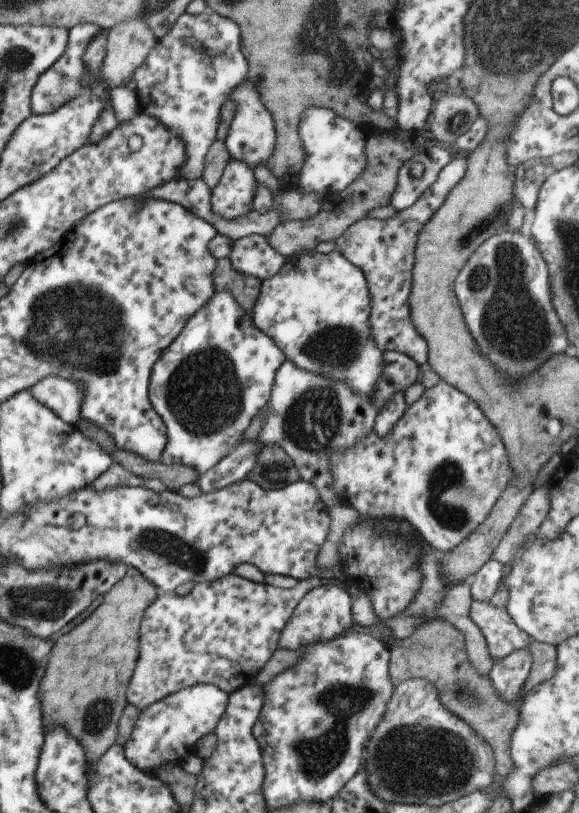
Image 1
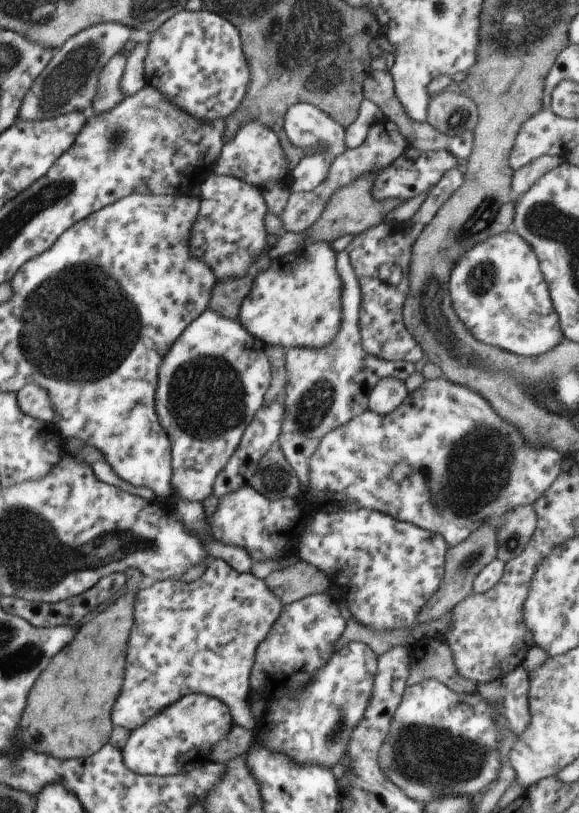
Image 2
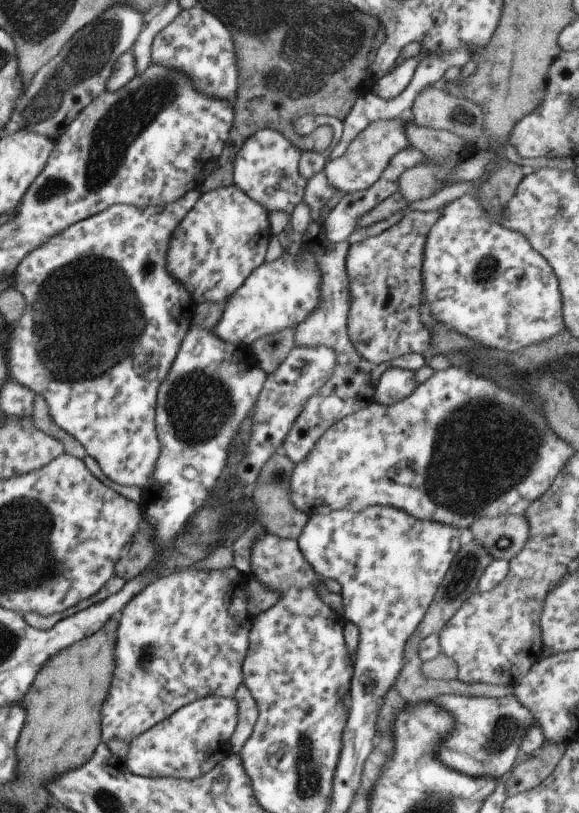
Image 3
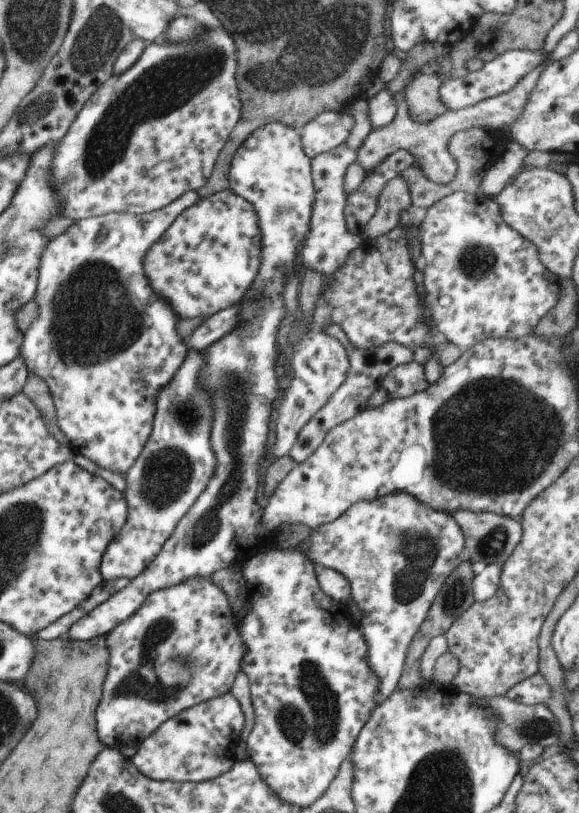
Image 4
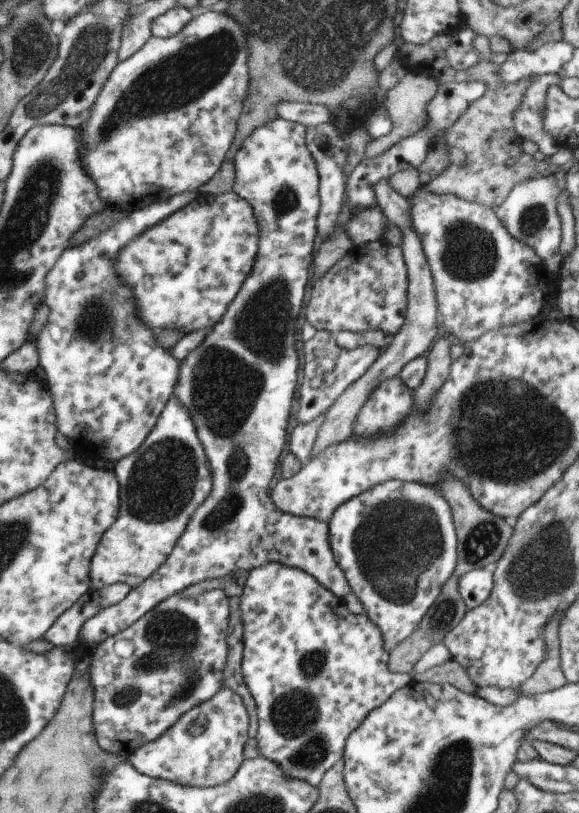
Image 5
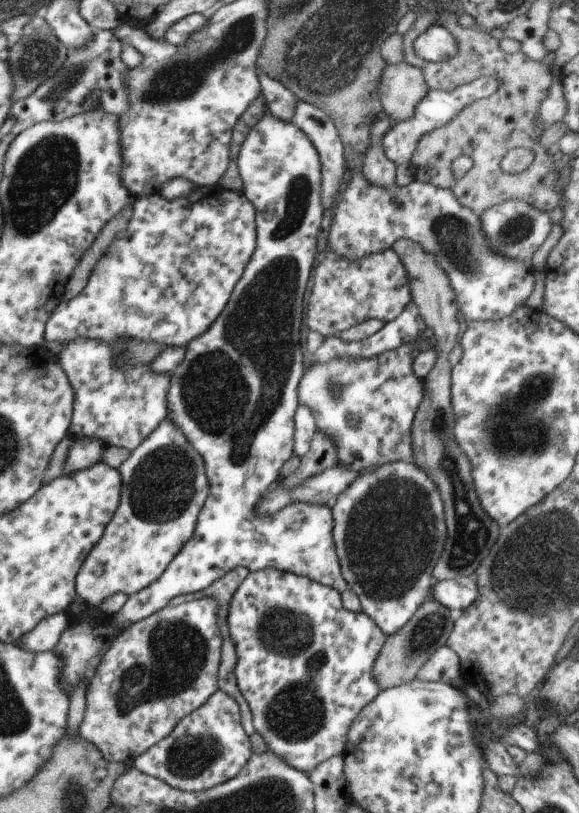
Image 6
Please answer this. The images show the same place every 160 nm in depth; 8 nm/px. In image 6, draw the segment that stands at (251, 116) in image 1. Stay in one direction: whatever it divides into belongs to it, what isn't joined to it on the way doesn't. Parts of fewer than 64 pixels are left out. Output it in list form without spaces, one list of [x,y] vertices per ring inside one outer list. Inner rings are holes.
[[[269,110],[265,111],[261,118],[251,127],[251,130],[245,135],[241,143],[238,157],[236,158],[238,173],[242,180],[241,194],[247,197],[247,200],[254,208],[254,223],[256,228],[256,239],[253,254],[249,257],[243,274],[232,288],[229,300],[225,303],[221,314],[209,325],[209,328],[198,337],[192,338],[185,346],[184,355],[181,362],[169,374],[169,386],[166,392],[166,417],[172,421],[183,433],[187,442],[199,453],[203,459],[205,474],[209,483],[208,495],[199,509],[196,525],[191,538],[181,547],[181,550],[171,559],[164,571],[145,588],[138,590],[135,594],[129,595],[125,604],[112,616],[112,621],[116,627],[123,625],[129,626],[134,622],[143,620],[155,611],[161,610],[167,606],[169,600],[174,596],[181,596],[188,592],[197,592],[209,586],[216,578],[222,577],[229,572],[234,566],[245,567],[248,571],[256,571],[264,568],[277,569],[286,573],[293,573],[326,587],[334,588],[338,593],[348,589],[347,583],[343,580],[338,565],[338,558],[332,544],[332,514],[330,506],[317,503],[294,502],[284,506],[281,510],[270,515],[257,515],[254,511],[257,506],[263,490],[275,480],[281,465],[292,455],[293,446],[293,417],[297,408],[297,385],[302,377],[303,364],[301,363],[301,350],[299,349],[299,326],[301,326],[301,301],[305,284],[313,266],[313,257],[317,248],[317,231],[321,222],[323,208],[320,199],[320,162],[315,147],[309,142],[309,139],[299,130],[290,120],[285,121],[270,114]]]

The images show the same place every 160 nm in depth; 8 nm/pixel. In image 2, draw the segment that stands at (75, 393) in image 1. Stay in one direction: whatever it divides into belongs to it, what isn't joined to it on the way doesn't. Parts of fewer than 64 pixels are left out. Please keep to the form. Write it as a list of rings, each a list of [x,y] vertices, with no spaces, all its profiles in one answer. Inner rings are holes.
[[[28,383],[15,393],[15,396],[17,396],[17,406],[21,408],[23,414],[41,420],[44,424],[53,422],[55,410],[51,398],[47,396],[47,390],[43,390],[37,384]]]

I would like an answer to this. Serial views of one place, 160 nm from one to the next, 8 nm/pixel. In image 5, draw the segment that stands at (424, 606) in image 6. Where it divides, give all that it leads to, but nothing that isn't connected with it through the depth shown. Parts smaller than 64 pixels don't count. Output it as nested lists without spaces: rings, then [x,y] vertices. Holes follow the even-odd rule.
[[[450,576],[439,589],[435,597],[434,604],[427,609],[423,618],[419,621],[416,629],[405,640],[388,652],[388,659],[386,662],[387,668],[392,673],[411,674],[413,672],[413,665],[421,658],[424,652],[427,652],[431,645],[441,643],[442,638],[459,622],[459,619],[466,611],[465,603],[458,595],[456,584],[459,577]]]

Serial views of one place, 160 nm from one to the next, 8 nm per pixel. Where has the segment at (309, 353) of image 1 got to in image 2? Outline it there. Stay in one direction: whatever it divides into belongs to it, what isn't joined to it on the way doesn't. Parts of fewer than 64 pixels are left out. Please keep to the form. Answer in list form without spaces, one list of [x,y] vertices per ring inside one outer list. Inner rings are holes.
[[[310,242],[280,258],[271,259],[265,270],[253,271],[253,286],[239,306],[235,320],[265,346],[319,350],[327,346],[343,322],[341,278],[337,274],[337,254],[330,244]]]

